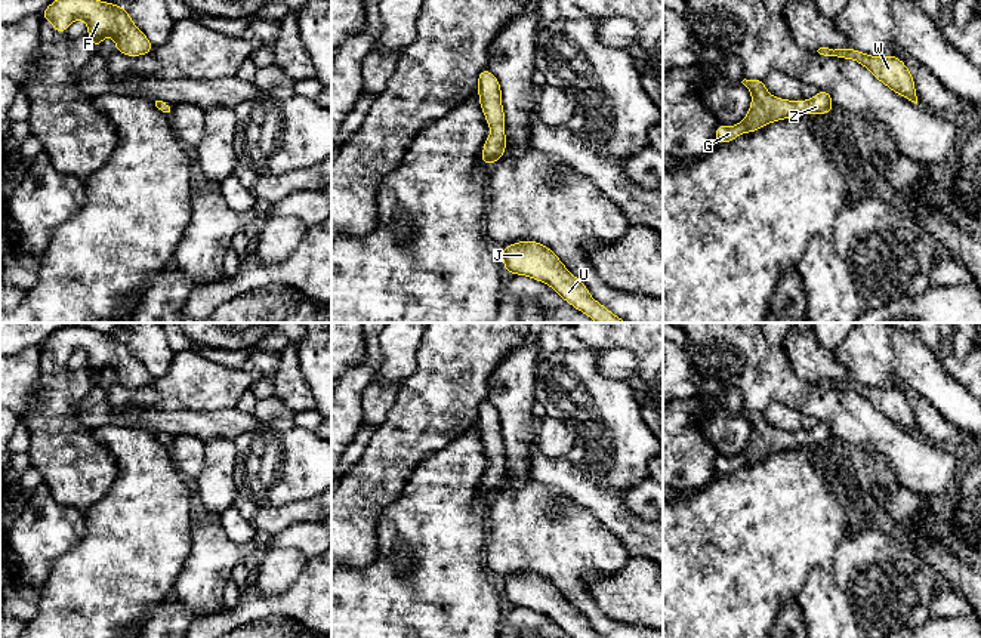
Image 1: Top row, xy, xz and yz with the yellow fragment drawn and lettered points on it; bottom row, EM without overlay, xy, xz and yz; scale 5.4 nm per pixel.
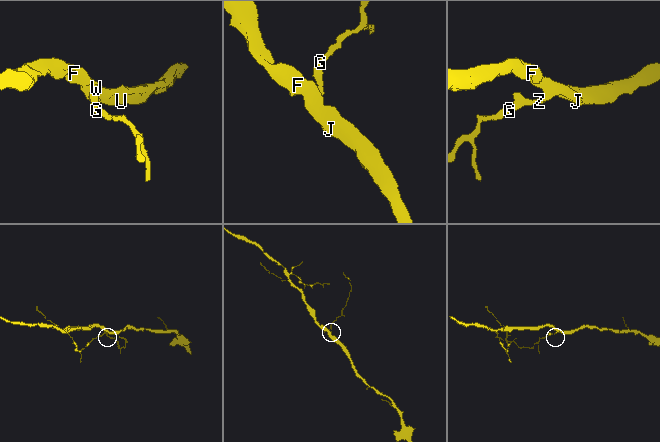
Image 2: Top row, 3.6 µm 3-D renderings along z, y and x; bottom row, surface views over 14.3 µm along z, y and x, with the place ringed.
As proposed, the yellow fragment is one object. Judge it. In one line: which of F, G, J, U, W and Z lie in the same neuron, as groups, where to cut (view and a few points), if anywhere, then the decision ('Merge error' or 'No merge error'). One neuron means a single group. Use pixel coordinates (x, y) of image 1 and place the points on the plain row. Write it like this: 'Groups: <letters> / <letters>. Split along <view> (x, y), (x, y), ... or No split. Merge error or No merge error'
Groups: F G J U W Z. No split. No merge error

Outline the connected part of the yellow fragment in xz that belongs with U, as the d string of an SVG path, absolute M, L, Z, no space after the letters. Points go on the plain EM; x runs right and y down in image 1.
M537 573L509 576L500 588L508 605L527 607L547 616L571 638L604 638L549 579Z

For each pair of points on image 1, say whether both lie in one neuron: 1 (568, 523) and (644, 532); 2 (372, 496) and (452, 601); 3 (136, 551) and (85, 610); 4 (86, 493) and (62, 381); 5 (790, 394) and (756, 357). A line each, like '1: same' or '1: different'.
1: different
2: different
3: same
4: same
5: same

